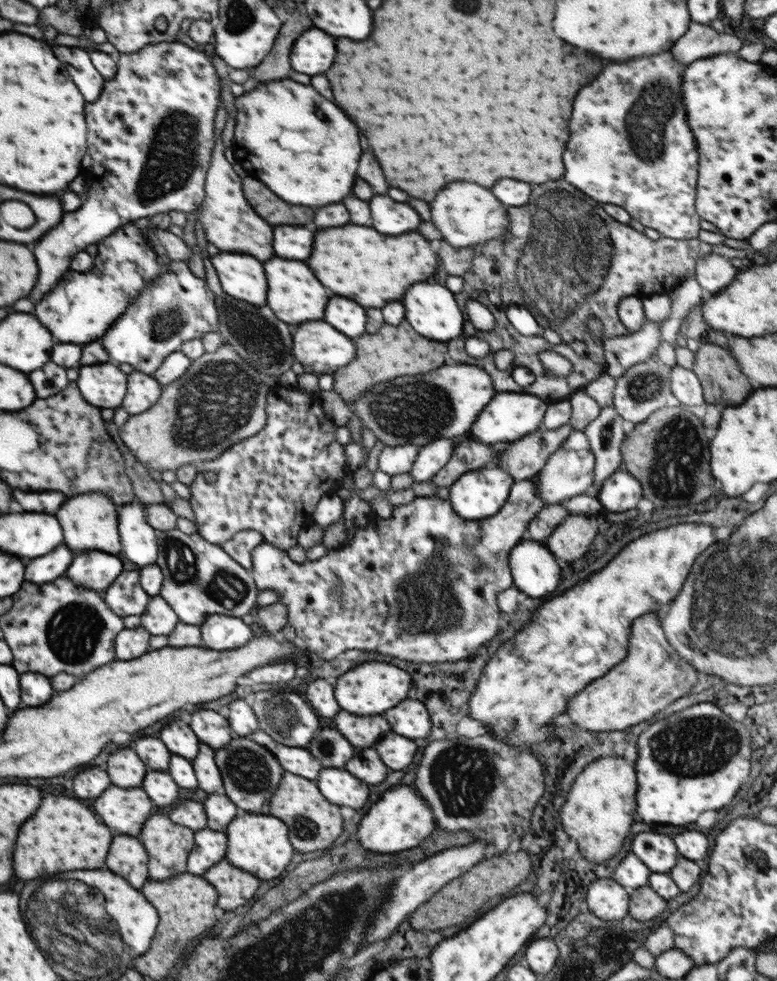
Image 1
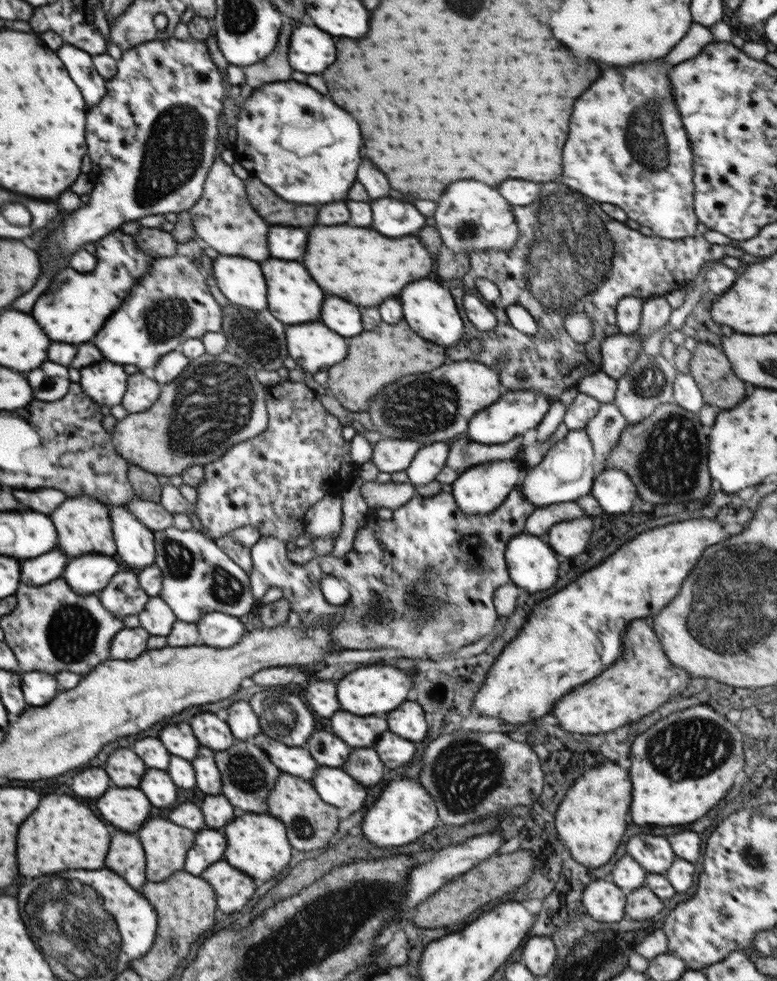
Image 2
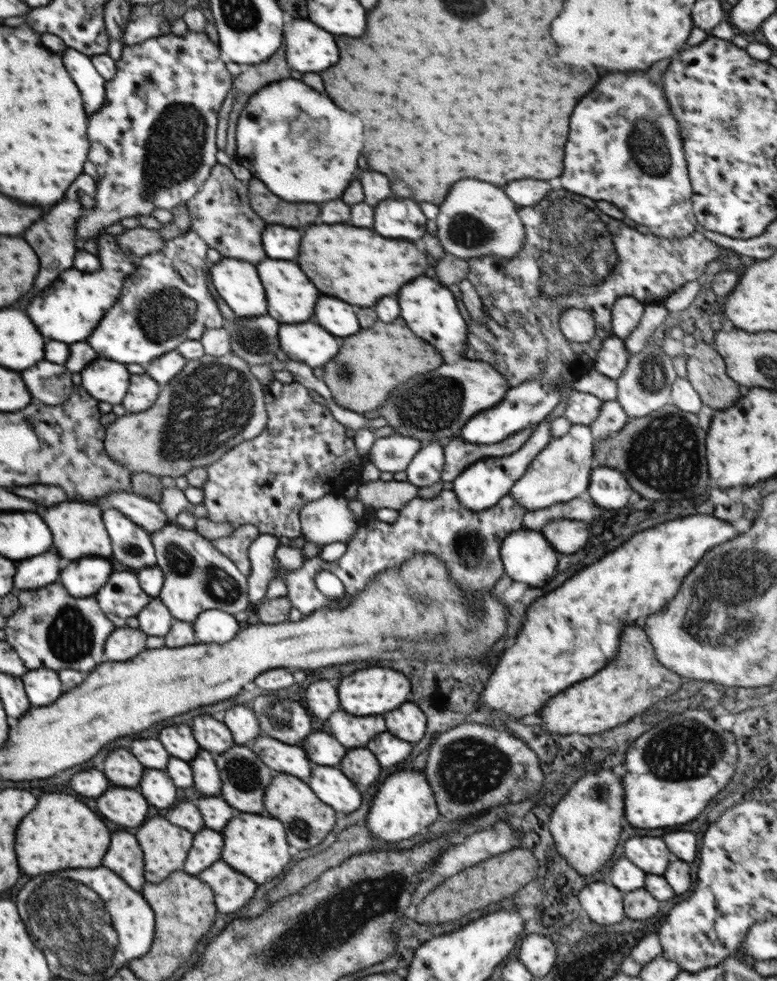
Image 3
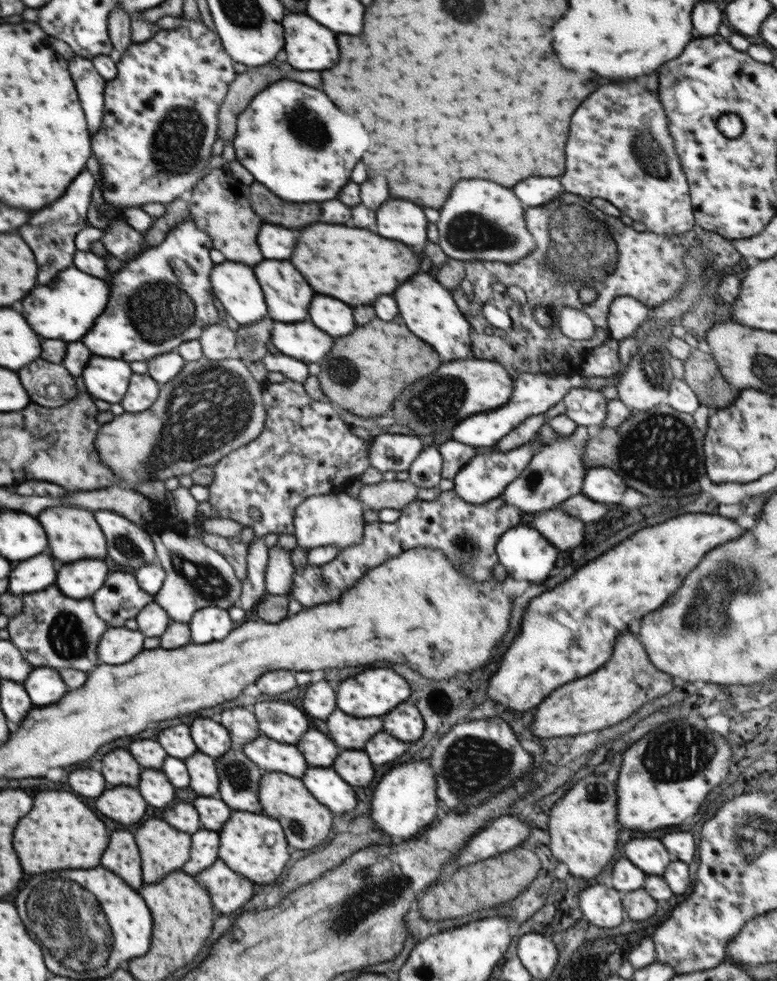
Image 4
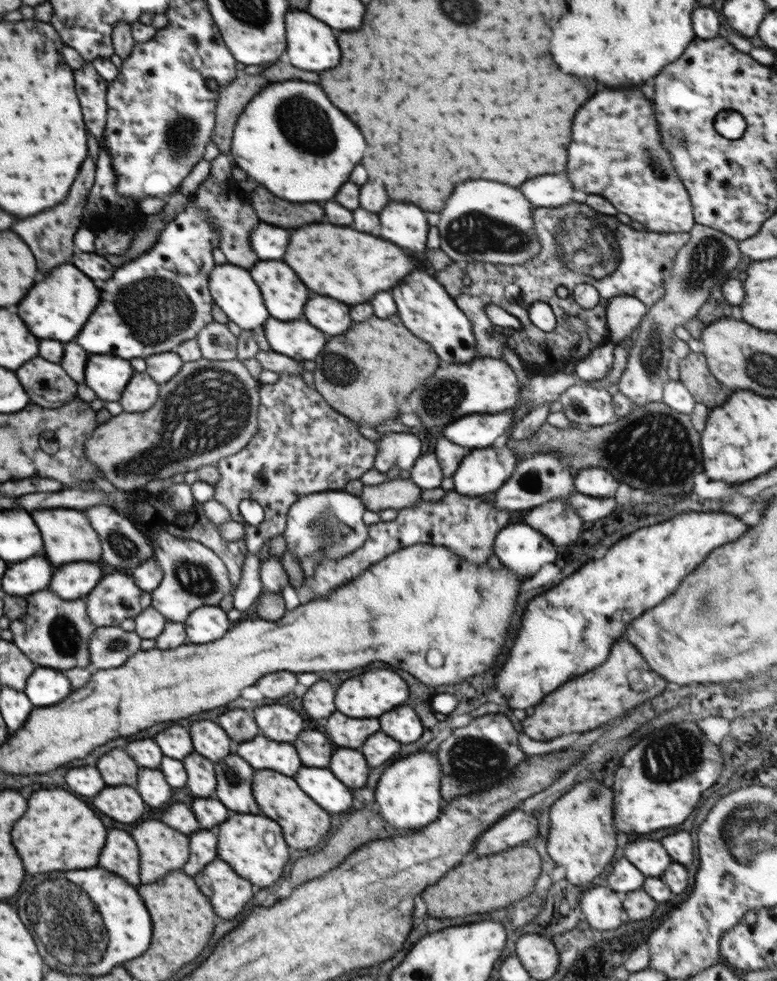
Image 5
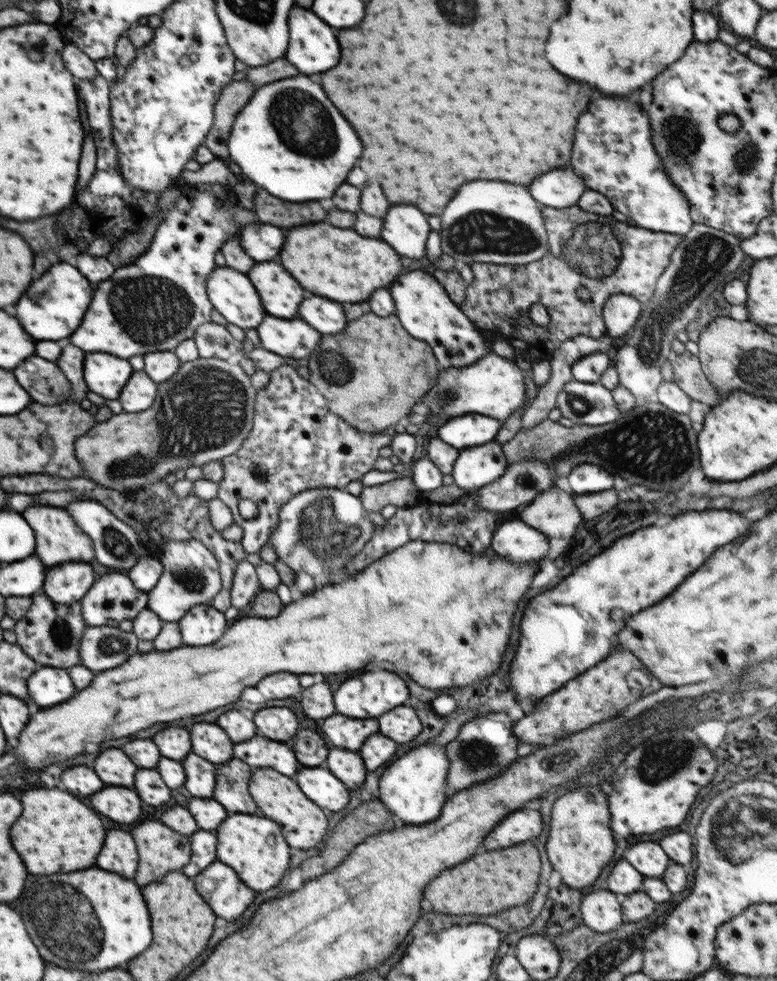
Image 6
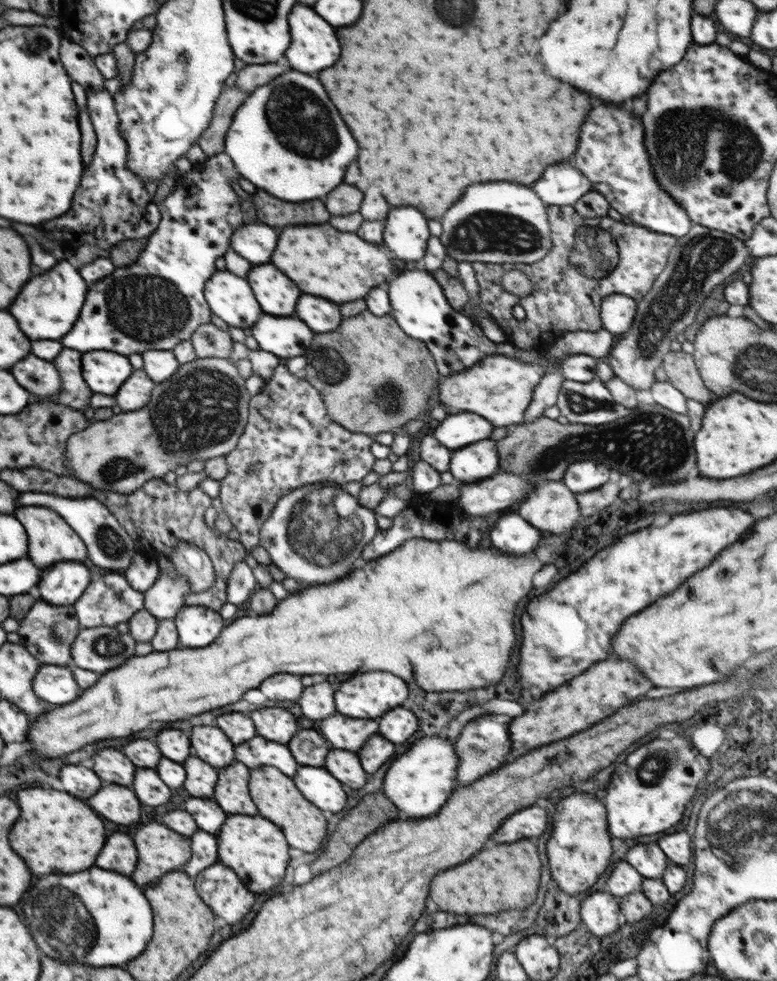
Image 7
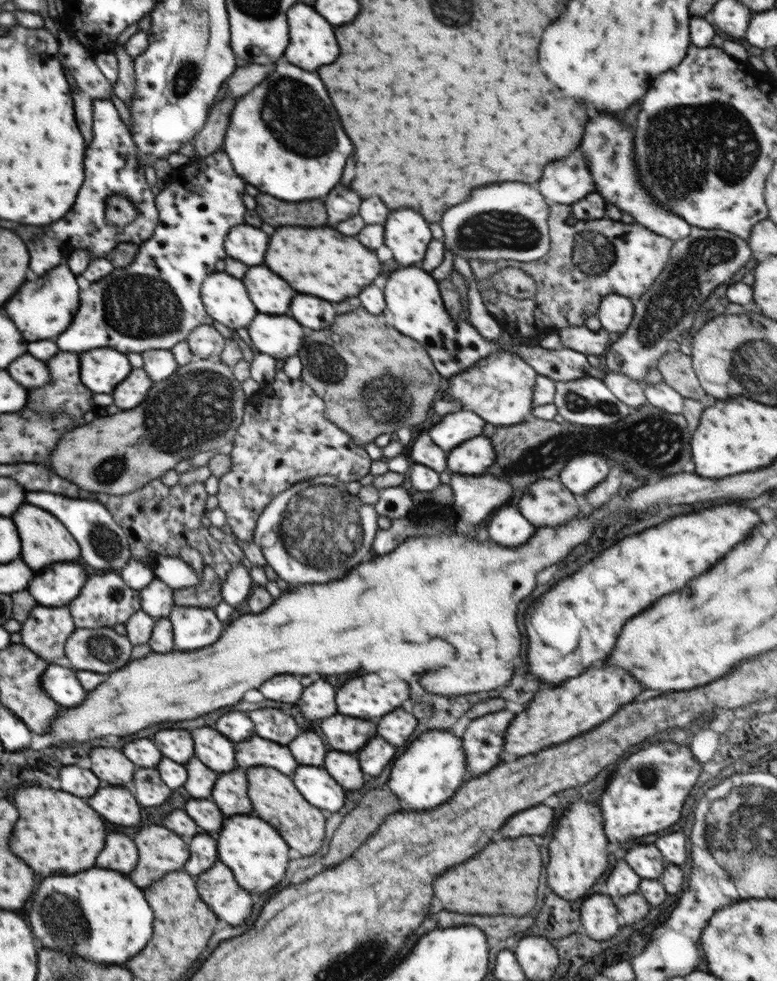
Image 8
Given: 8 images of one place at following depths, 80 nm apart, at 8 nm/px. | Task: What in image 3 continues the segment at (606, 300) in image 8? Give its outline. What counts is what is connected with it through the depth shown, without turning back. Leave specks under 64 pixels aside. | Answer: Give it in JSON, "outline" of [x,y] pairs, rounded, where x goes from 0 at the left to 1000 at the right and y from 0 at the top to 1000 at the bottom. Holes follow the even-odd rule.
{"outline":[[[799,302],[788,313],[789,340],[808,346],[825,327],[831,310],[815,302]]]}

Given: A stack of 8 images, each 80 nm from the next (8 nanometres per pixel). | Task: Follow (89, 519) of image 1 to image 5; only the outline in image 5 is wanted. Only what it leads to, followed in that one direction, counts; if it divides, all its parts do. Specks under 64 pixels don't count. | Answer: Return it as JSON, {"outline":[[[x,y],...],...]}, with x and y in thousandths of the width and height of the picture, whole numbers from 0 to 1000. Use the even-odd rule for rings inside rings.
{"outline":[[[67,518],[67,520],[46,520],[41,522],[41,528],[54,542],[59,569],[67,575],[88,575],[98,571],[120,573],[131,571],[129,547],[124,546],[124,540],[113,534],[113,527],[106,522],[90,518],[80,518],[80,520]]]}

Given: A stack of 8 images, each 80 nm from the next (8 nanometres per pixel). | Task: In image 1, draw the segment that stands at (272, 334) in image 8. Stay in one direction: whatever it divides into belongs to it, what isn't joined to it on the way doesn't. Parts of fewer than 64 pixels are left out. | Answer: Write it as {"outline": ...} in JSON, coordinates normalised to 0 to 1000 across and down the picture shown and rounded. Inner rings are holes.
{"outline":[[[396,328],[377,340],[377,360],[394,380],[429,382],[458,361],[453,345],[432,338],[422,328]]]}

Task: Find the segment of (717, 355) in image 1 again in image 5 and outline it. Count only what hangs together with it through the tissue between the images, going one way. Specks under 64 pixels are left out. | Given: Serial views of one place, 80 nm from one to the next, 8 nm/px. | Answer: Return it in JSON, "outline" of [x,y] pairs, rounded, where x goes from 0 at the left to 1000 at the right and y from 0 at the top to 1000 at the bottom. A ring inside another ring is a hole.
{"outline":[[[888,358],[883,365],[873,367],[875,376],[874,388],[888,399],[897,411],[919,416],[934,410],[940,403],[932,392],[912,378],[907,363]]]}

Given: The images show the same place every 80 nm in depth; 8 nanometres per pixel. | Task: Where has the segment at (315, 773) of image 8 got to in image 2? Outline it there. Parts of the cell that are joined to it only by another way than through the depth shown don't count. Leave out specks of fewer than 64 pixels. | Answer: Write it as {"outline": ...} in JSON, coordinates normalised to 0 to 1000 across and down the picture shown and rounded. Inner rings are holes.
{"outline":[[[422,781],[409,783],[402,799],[417,818],[434,825],[444,824],[450,828],[458,828],[466,824],[474,807],[468,805],[468,800],[445,789],[443,785],[422,783]]]}

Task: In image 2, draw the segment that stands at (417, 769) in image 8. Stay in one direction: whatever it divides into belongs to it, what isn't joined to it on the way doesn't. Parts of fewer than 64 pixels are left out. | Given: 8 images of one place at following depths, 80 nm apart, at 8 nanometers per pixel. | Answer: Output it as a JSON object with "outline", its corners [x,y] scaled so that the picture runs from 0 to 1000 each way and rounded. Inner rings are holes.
{"outline":[[[507,795],[502,797],[481,822],[471,828],[462,848],[483,862],[511,863],[538,856],[566,839],[561,821],[551,806],[538,795]]]}

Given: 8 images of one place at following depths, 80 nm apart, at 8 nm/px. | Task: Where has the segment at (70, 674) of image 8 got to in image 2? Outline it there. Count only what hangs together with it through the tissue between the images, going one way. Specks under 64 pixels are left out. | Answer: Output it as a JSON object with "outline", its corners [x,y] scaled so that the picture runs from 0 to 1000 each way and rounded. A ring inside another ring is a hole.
{"outline":[[[50,684],[28,687],[27,702],[37,720],[62,718],[75,707],[71,688]]]}

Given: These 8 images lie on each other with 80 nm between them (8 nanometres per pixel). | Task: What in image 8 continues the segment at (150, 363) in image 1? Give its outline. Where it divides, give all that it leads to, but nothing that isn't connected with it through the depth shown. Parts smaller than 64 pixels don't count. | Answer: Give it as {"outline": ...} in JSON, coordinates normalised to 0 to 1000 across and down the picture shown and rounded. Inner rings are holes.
{"outline":[[[284,153],[268,160],[259,161],[255,165],[257,171],[255,175],[250,176],[250,180],[245,181],[242,190],[219,190],[214,194],[208,194],[203,200],[199,200],[199,209],[205,216],[205,225],[201,232],[196,238],[196,241],[190,242],[190,245],[184,246],[179,250],[178,258],[172,263],[172,266],[162,272],[147,274],[139,281],[125,285],[116,290],[116,293],[103,298],[103,316],[98,318],[98,330],[93,326],[93,330],[88,332],[88,336],[80,340],[80,345],[72,347],[75,355],[82,357],[82,359],[111,359],[111,357],[118,357],[118,355],[149,355],[152,359],[178,359],[184,360],[185,357],[220,357],[220,355],[230,349],[239,348],[242,341],[247,336],[257,331],[273,331],[275,325],[270,324],[261,306],[259,305],[259,292],[263,284],[277,276],[278,267],[281,265],[288,265],[291,263],[291,254],[288,253],[288,244],[291,240],[297,235],[299,231],[306,230],[314,227],[314,218],[317,218],[317,210],[311,200],[317,198],[314,183],[309,181],[309,178],[300,172],[295,160]]]}

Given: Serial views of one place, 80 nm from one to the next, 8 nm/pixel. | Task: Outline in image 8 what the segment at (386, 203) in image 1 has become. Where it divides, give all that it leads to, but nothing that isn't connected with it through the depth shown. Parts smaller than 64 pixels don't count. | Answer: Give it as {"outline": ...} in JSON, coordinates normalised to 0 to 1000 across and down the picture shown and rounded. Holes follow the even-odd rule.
{"outline":[[[507,214],[497,224],[494,247],[517,271],[541,269],[557,244],[551,226],[533,214]]]}

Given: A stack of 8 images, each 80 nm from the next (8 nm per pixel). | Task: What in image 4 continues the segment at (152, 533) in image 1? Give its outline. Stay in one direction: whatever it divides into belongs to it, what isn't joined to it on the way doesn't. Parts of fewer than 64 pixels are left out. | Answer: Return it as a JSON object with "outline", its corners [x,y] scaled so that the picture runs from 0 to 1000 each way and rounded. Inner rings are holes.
{"outline":[[[125,520],[121,522],[121,526],[135,544],[139,556],[139,567],[149,575],[176,580],[187,575],[201,573],[198,554],[189,538],[172,534],[167,529],[160,528],[160,526],[145,520]]]}

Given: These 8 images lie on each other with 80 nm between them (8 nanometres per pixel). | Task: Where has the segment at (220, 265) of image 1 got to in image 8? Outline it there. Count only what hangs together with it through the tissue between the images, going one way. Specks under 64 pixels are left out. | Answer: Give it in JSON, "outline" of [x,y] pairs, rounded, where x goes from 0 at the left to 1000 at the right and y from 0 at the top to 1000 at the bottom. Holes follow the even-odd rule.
{"outline":[[[277,275],[263,284],[259,292],[259,305],[270,324],[301,337],[319,334],[332,320],[311,287],[291,276]]]}

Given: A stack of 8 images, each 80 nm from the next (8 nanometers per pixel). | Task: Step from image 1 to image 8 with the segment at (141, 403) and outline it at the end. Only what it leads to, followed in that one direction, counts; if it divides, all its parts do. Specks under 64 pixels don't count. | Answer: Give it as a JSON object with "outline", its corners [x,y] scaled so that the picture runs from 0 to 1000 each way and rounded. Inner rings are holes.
{"outline":[[[170,377],[167,383],[154,389],[147,398],[147,413],[156,418],[167,418],[183,411],[190,398],[196,396],[197,387],[190,385],[185,377]]]}

